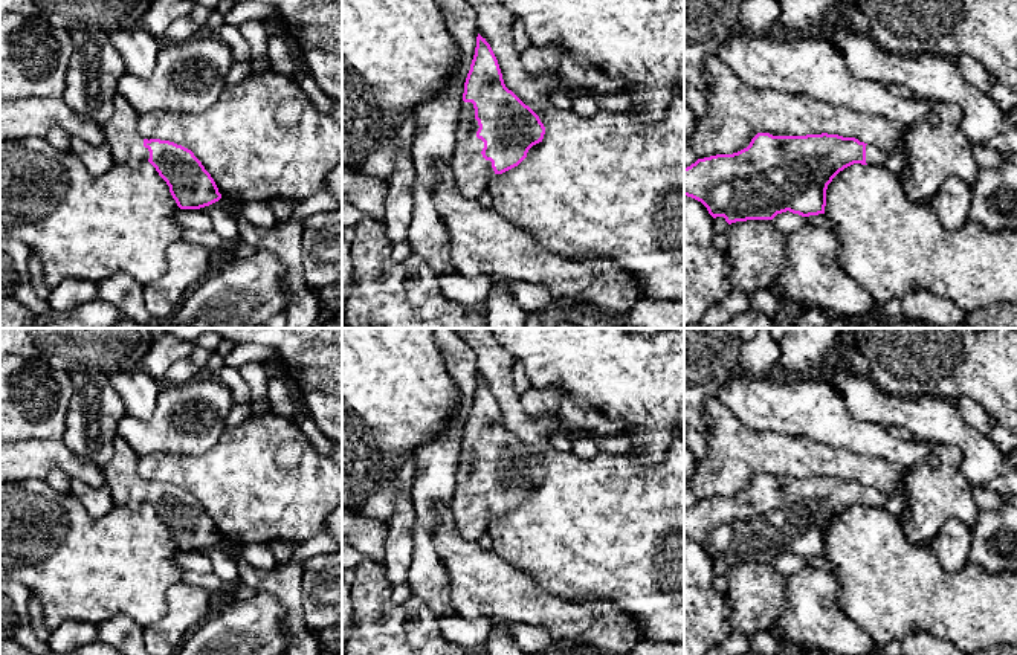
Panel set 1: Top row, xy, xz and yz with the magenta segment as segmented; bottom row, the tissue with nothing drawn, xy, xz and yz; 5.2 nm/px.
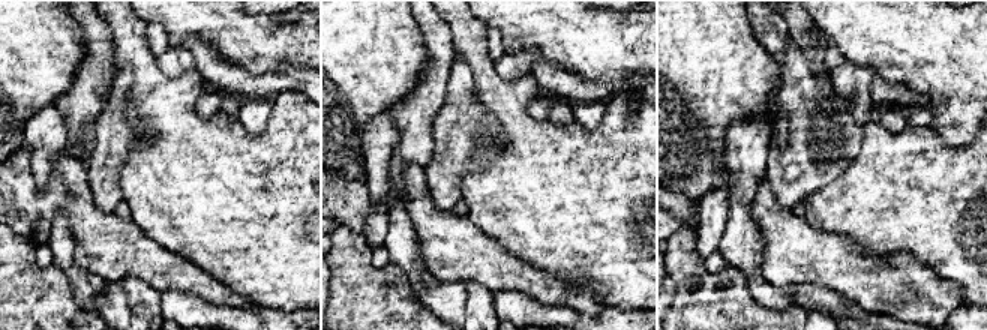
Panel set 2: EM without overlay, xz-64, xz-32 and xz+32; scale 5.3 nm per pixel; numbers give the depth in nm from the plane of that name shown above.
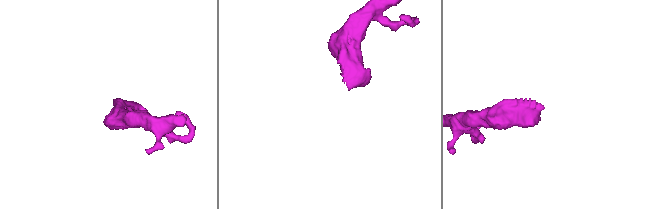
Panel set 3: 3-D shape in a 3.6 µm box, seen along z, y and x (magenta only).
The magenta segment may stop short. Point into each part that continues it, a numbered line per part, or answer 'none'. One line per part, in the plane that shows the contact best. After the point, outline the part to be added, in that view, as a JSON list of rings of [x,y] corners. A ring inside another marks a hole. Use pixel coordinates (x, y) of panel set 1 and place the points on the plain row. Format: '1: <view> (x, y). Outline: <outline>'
1: xz (472, 513). Outline: [[[463,443],[458,457],[457,492],[449,508],[455,516],[460,534],[475,542],[487,533],[489,524],[495,518],[492,504],[481,496],[484,484],[476,479],[478,470],[473,446]]]

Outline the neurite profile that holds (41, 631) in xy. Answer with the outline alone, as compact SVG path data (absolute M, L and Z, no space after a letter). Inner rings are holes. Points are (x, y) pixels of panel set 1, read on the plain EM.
M31 594L29 599L29 615L37 638L47 644L50 637L50 629L43 621L41 603L34 594Z

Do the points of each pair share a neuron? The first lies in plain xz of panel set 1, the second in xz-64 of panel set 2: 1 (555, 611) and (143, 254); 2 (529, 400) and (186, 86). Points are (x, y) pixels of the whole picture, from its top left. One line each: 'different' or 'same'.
1: same
2: different

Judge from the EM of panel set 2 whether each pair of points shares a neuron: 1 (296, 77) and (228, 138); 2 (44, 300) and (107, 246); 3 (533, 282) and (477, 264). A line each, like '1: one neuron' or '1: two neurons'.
1: two neurons
2: two neurons
3: one neuron

